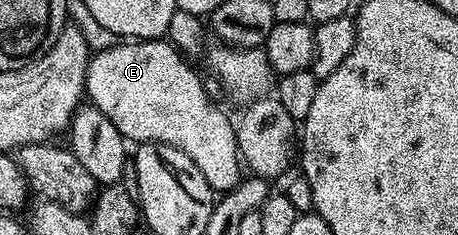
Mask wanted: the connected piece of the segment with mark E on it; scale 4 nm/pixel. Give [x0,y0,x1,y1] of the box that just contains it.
[86,39,241,195]

